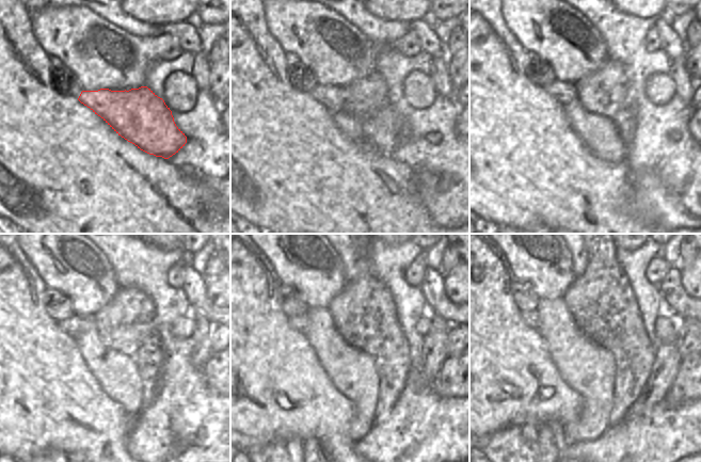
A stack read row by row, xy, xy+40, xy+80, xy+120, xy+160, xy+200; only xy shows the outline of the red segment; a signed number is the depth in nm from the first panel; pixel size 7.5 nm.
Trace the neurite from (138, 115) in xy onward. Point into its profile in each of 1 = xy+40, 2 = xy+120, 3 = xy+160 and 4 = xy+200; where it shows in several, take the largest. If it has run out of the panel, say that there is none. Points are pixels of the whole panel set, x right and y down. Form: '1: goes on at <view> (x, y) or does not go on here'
1: goes on at xy+40 (382, 128)
2: goes on at xy+120 (75, 325)
3: goes on at xy+160 (300, 323)
4: goes on at xy+200 (530, 318)

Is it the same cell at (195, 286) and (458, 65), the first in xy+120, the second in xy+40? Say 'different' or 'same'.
different

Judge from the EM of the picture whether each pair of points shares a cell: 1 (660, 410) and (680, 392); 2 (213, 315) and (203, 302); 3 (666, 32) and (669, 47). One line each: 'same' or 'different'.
1: different
2: same
3: same

